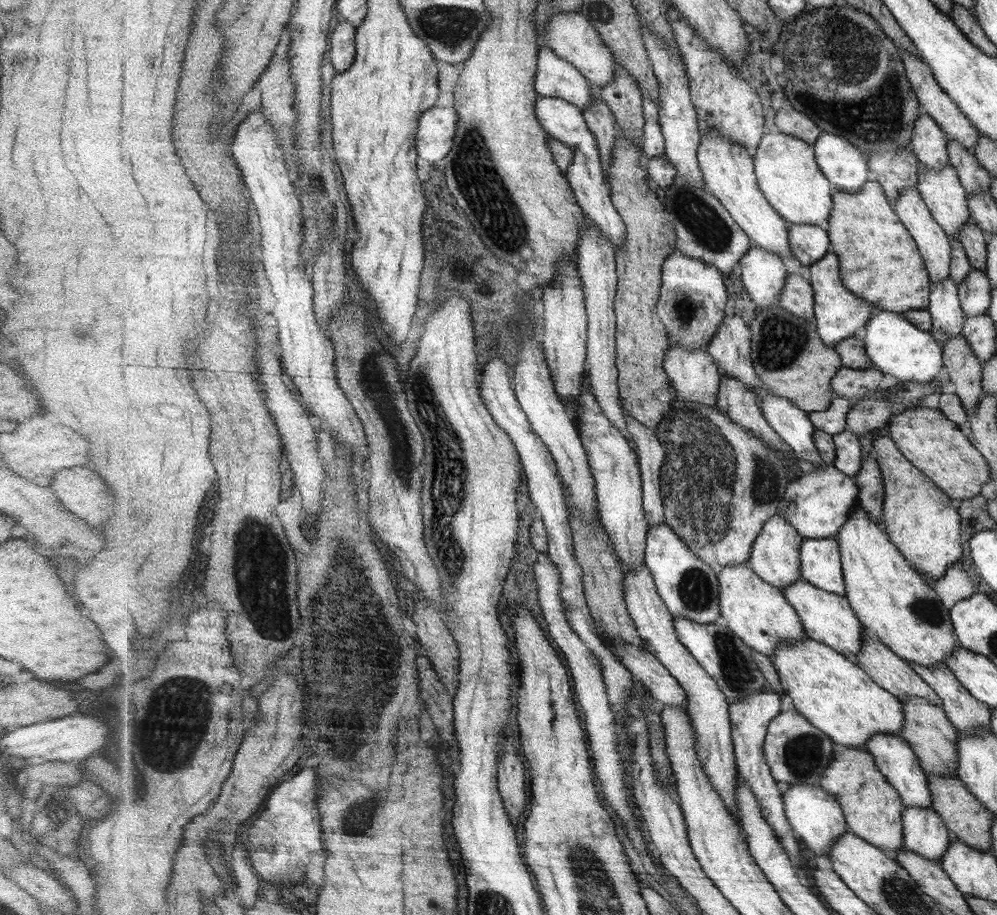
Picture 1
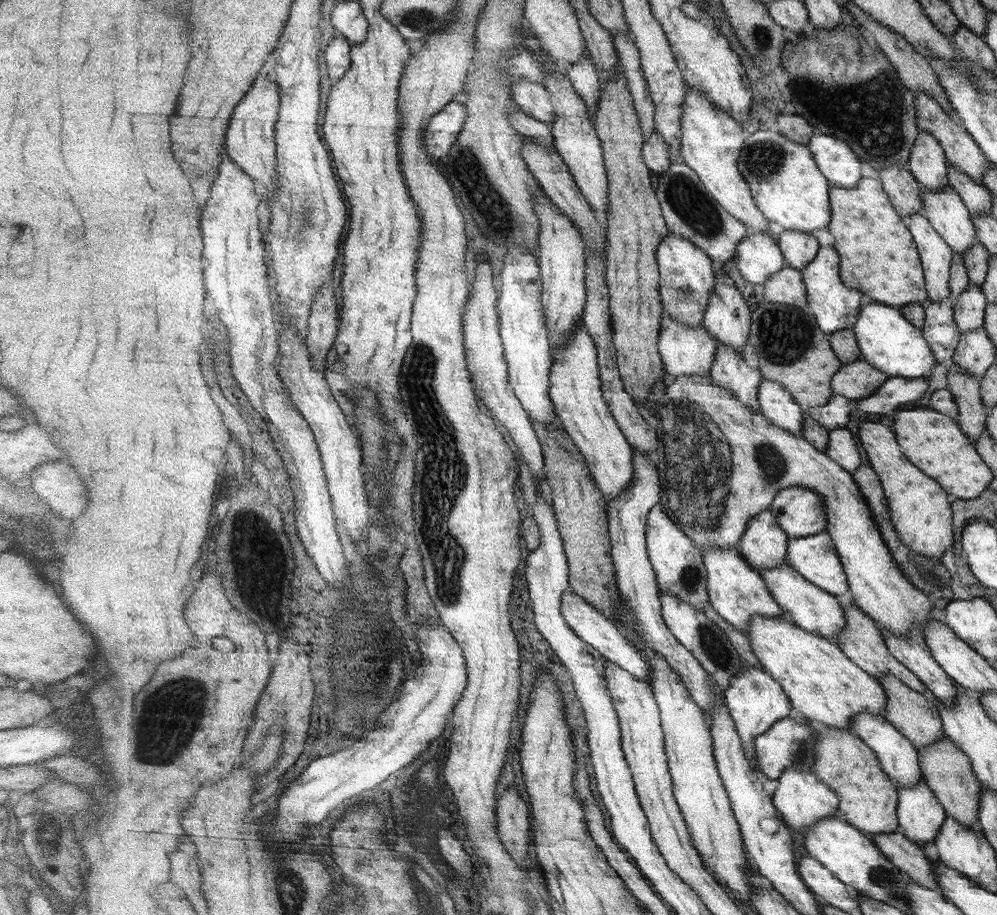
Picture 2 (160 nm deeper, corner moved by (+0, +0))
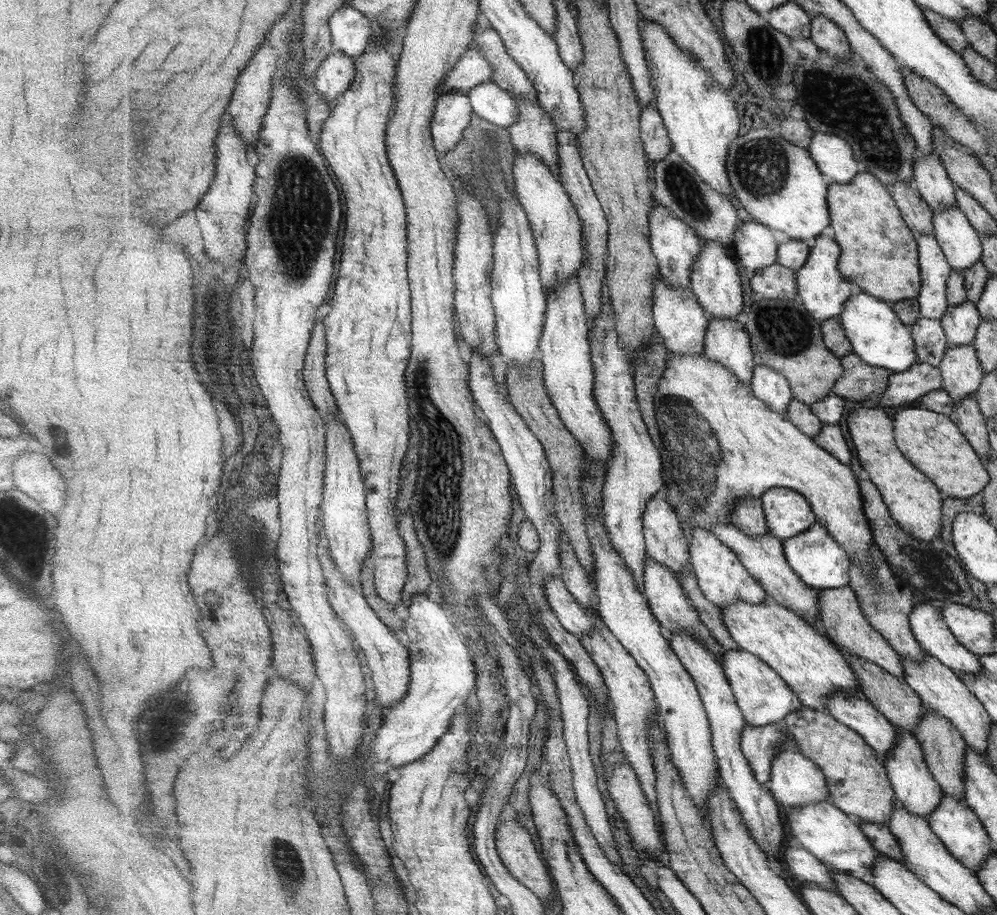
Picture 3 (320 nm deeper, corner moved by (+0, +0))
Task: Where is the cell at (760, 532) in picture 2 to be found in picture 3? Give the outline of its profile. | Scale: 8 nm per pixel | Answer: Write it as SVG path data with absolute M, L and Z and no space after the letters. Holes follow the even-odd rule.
M743 498L739 504L733 506L730 514L731 521L747 533L747 536L769 536L770 530L767 527L767 517L763 509L761 498Z

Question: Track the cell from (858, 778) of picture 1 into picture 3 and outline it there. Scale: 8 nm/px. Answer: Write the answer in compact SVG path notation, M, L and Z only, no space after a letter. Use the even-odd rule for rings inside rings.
M805 705L787 715L783 720L783 724L788 734L793 736L800 744L801 752L809 760L813 760L815 764L819 765L822 771L826 773L828 789L830 790L829 800L833 804L838 805L840 809L843 809L843 812L857 820L888 824L898 802L896 792L884 762L878 759L875 749L870 744L867 744L863 736L855 732L855 729L849 728L842 721L831 716L829 712Z

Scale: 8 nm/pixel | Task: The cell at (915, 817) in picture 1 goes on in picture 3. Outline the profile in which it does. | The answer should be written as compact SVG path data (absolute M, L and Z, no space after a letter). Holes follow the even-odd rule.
M896 726L896 731L898 736L896 745L893 747L889 760L884 762L886 771L894 785L899 804L908 808L912 813L928 818L939 806L943 795L945 795L944 790L939 781L935 780L930 766L927 765L920 740L911 731L903 727Z

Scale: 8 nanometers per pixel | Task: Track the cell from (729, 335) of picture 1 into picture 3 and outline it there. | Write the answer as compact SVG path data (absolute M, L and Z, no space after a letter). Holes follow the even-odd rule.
M706 241L692 264L692 273L693 280L691 280L690 288L703 308L710 312L711 317L735 319L741 314L743 304L745 304L743 288L741 288L741 274L739 274L739 266L735 258L729 254L729 248L717 241Z

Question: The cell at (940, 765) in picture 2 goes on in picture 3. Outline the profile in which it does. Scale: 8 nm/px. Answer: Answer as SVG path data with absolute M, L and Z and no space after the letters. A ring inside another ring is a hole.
M927 708L926 715L917 725L914 735L920 740L923 747L923 754L927 765L930 766L931 772L934 774L935 780L939 781L945 795L951 795L966 800L966 786L964 766L965 756L967 756L968 742L964 734L939 711L934 708Z

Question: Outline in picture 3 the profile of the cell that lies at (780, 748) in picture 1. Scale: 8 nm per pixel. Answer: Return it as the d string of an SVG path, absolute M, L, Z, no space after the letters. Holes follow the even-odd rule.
M783 723L750 725L742 732L742 749L761 784L769 782L773 760L779 756L780 744L789 739Z

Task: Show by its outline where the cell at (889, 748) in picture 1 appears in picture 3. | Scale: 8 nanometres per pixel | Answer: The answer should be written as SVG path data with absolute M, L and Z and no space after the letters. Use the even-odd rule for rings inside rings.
M838 692L826 700L827 712L849 728L855 729L870 744L876 752L878 759L887 762L893 747L896 745L897 731L893 724L875 705L865 696L850 695L849 693Z

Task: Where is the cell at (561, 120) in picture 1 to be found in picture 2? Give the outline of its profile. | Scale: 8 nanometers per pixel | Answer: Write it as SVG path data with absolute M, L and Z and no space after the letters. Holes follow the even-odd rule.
M522 80L512 84L512 97L521 111L551 124L555 120L554 104L543 83Z

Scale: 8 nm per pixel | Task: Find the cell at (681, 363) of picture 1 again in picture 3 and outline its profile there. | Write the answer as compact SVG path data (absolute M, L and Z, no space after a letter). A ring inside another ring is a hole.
M657 278L654 286L654 325L663 337L671 355L702 355L705 337L710 323L710 312L698 301L692 289L678 289Z

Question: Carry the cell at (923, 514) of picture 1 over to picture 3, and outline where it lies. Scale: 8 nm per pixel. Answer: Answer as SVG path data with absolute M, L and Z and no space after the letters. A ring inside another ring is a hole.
M852 408L846 418L848 432L852 438L861 466L870 475L870 480L882 493L890 516L899 526L910 532L917 540L932 544L941 536L943 529L943 506L947 498L933 480L929 480L921 470L917 470L897 448L893 438L893 420L881 408Z

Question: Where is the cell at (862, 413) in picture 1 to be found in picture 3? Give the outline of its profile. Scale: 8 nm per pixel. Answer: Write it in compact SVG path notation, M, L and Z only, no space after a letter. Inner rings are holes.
M915 363L908 371L894 372L890 385L880 397L883 406L901 406L915 402L929 392L944 388L942 370L927 363Z

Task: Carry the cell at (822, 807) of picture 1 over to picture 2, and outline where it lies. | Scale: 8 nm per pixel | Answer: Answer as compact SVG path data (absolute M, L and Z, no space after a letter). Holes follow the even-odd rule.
M793 765L778 778L779 786L772 794L780 818L801 831L830 816L838 816L841 799L809 765Z

